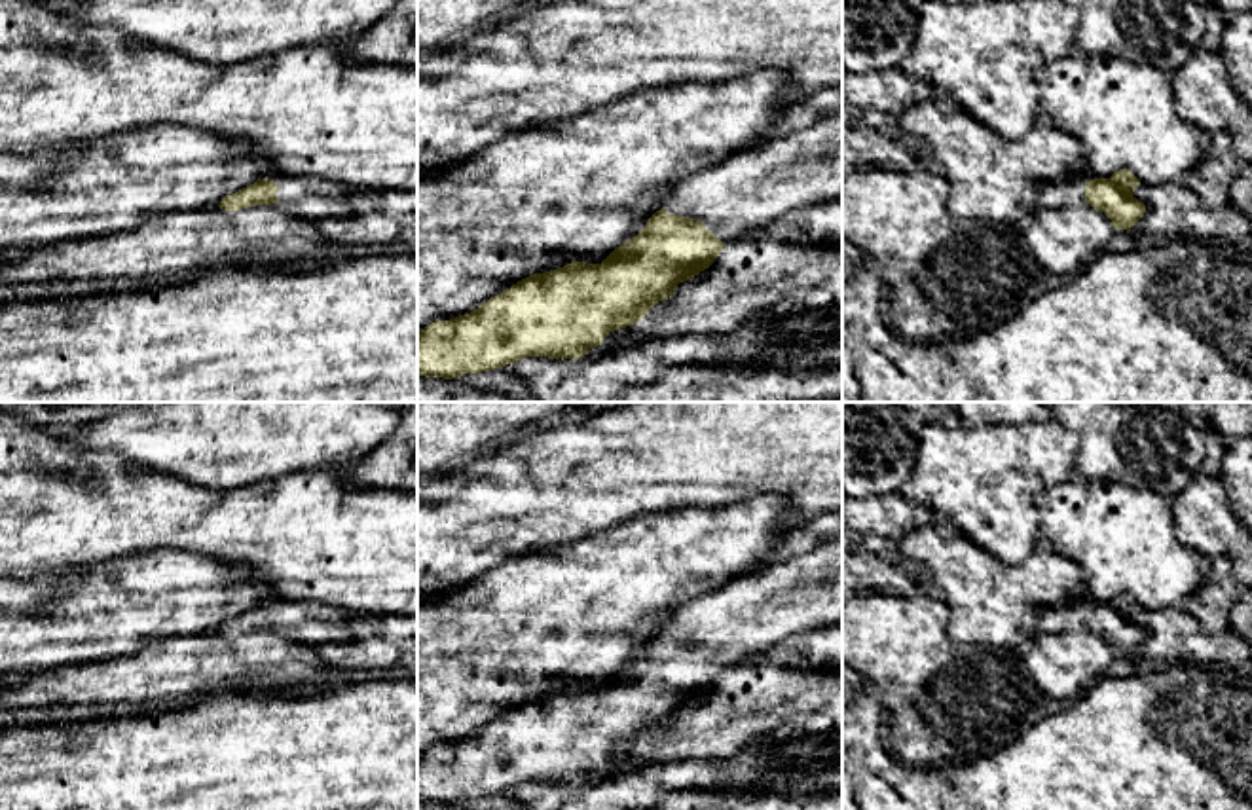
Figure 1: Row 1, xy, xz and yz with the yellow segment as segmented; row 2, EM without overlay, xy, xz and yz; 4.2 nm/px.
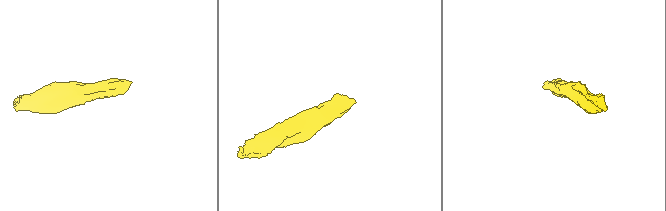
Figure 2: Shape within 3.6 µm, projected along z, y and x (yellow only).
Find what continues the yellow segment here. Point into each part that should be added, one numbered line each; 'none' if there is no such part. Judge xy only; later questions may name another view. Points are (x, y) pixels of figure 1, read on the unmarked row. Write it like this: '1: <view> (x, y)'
1: xy (315, 628)

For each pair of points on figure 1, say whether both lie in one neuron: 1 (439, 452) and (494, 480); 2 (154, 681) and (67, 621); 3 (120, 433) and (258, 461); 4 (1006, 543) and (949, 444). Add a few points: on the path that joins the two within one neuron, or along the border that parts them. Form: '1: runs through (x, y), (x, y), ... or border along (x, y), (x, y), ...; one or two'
1: border along (482, 452), (437, 477); two
2: border along (158, 638), (129, 653), (73, 662); two
3: runs through (154, 435), (224, 435); one
4: runs through (1002, 518), (996, 505), (960, 469); one

